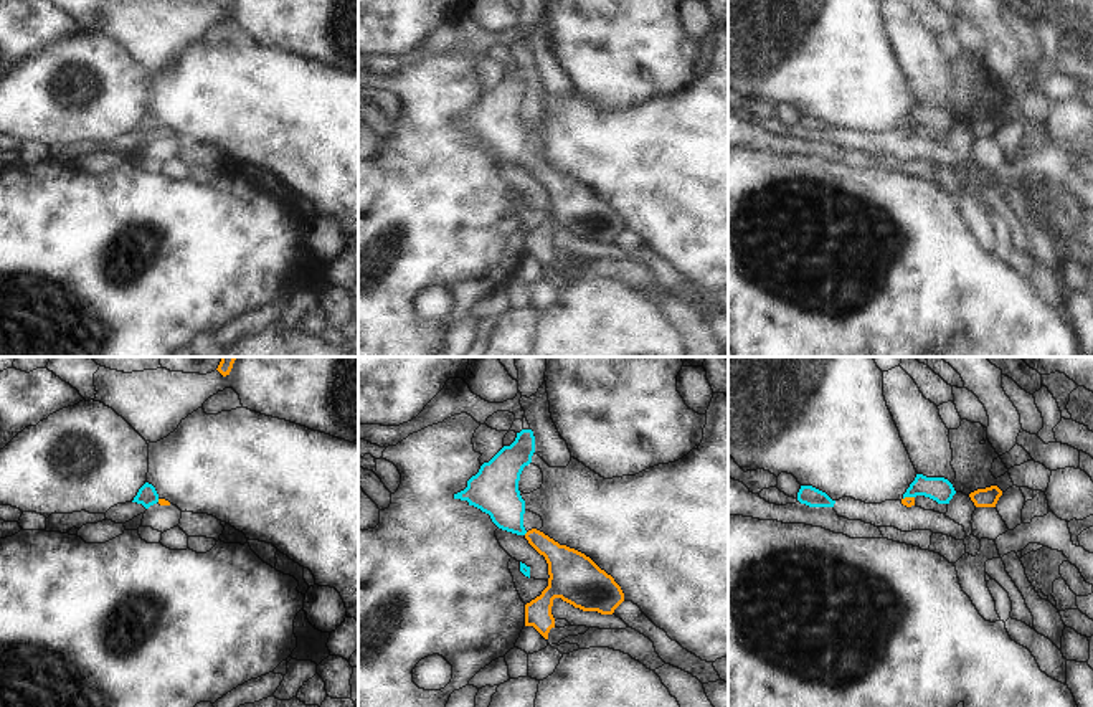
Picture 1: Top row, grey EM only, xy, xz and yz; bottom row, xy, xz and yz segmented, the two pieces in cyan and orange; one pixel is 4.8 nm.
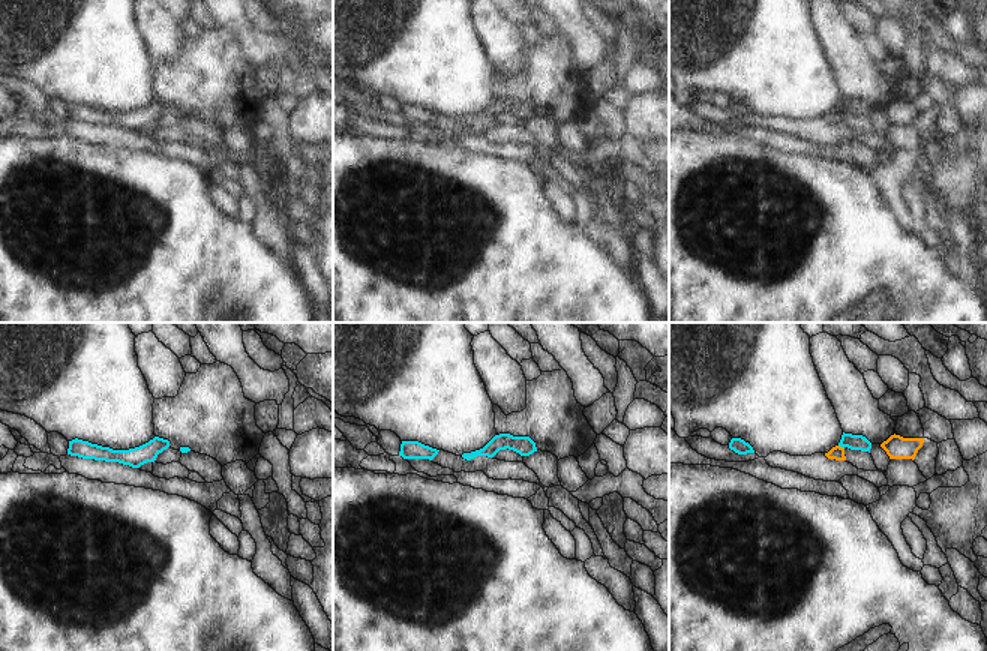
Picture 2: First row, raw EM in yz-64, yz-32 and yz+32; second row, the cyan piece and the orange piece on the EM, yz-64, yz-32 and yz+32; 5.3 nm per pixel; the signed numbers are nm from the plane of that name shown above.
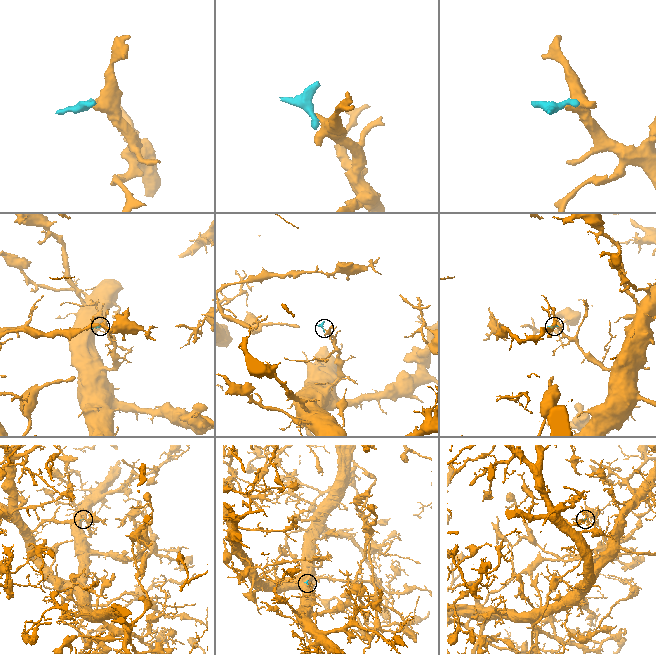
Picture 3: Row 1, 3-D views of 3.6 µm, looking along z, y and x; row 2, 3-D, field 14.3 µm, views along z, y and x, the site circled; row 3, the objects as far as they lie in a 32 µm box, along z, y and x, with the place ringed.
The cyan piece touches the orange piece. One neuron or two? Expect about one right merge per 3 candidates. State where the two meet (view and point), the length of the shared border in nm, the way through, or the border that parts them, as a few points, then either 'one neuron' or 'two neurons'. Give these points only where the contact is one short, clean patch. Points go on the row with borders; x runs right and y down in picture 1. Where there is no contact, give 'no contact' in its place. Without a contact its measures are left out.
yz (908, 496) | 60 nm | along yz (913, 496), (903, 499) | two neurons

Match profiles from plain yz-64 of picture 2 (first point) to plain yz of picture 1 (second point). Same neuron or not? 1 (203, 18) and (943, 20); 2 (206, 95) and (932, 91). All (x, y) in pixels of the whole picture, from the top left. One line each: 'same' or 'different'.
1: different
2: different

